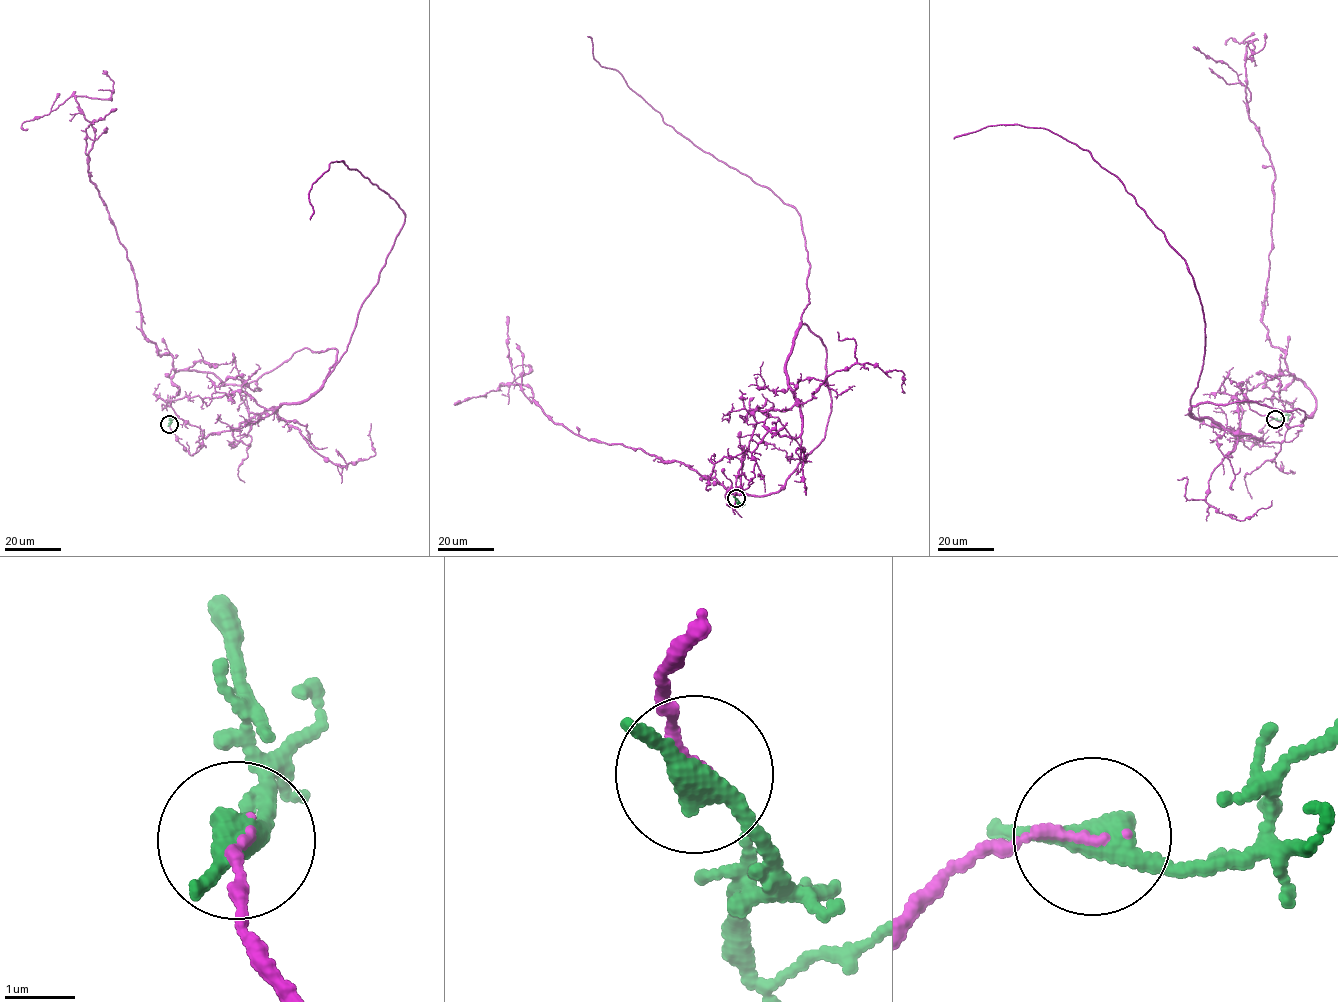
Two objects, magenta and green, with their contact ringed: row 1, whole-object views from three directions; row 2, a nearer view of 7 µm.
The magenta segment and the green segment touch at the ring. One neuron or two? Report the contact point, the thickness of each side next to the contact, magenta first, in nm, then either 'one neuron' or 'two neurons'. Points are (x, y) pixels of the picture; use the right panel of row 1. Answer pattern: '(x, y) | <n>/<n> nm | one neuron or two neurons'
(1275, 419) | 130/360 nm | two neurons

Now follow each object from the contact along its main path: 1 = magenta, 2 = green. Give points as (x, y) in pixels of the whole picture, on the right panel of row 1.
1: (1275, 419), (1235, 434), (1281, 442), (1261, 373), (1303, 383), (1262, 319), (1252, 41), (1225, 44)
2: (1275, 419), (1288, 415), (1287, 420)

